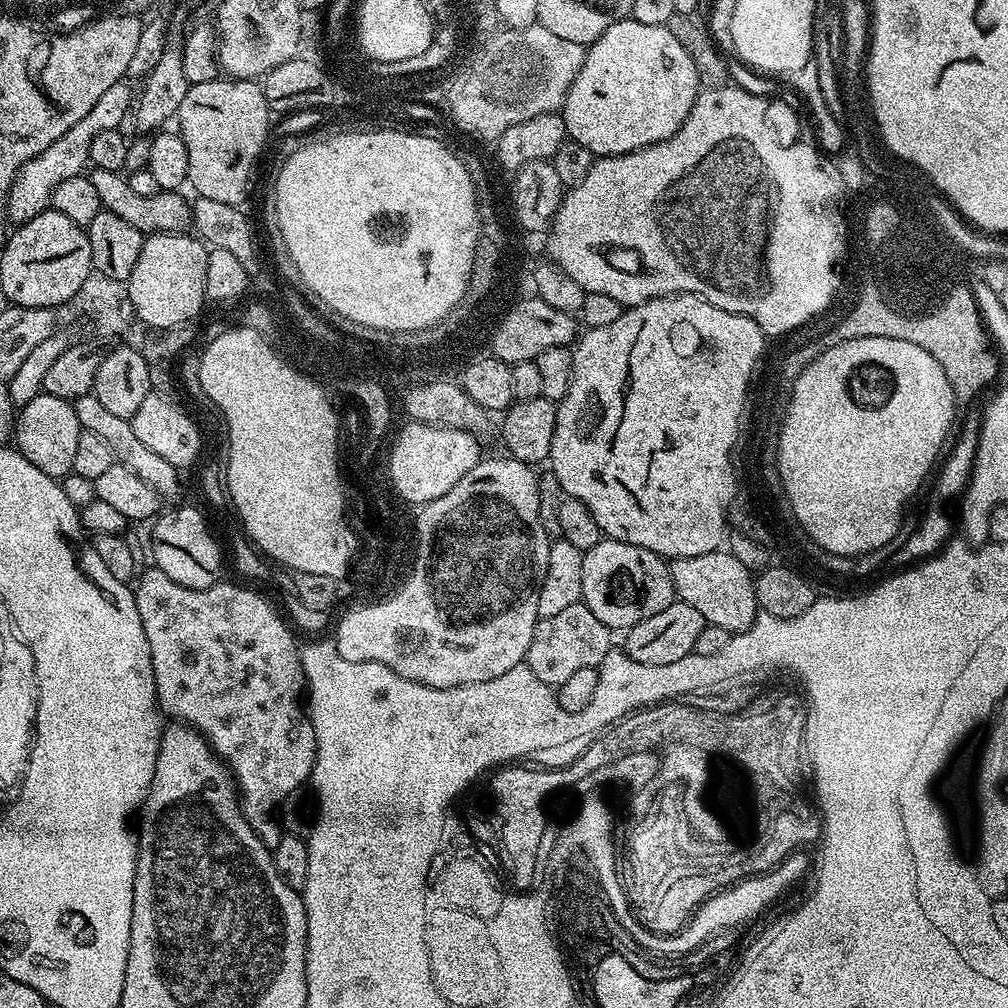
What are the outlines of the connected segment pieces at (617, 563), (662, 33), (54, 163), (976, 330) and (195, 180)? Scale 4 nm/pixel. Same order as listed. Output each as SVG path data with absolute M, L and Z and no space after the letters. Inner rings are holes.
M601 538L598 546L584 553L582 566L582 603L606 627L627 630L650 618L658 610L666 610L674 602L672 573L666 570L663 556L632 548L626 542Z
M625 18L614 22L593 44L587 45L582 70L578 70L564 99L564 130L567 139L578 142L578 146L586 146L593 157L630 154L675 134L682 122L686 122L701 91L690 54L682 50L682 42L674 38L668 27L662 24L646 26L646 22Z
M128 82L110 86L110 90L106 90L106 94L102 94L102 98L98 98L98 103L88 111L86 118L82 118L82 122L74 122L74 126L70 126L70 130L66 130L66 134L62 134L62 138L58 138L54 146L46 146L42 154L30 158L30 162L23 164L16 172L14 182L8 191L7 219L12 219L13 225L19 226L34 218L39 212L49 211L52 194L58 182L79 176L89 167L88 155L90 142L94 142L94 134L102 130L120 128L123 125L124 115L127 112L129 115L133 104L134 92L132 96L132 88Z
M944 308L944 312L928 316L928 320L884 320L884 324L876 324L876 332L888 332L886 338L904 336L902 342L922 346L942 366L960 406L970 403L987 384L991 385L998 371L998 352L977 308L956 308L956 312Z
M217 78L210 82L189 84L186 98L182 98L182 106L177 110L174 120L182 142L186 142L186 158L188 159L187 183L192 184L193 193L197 197L205 196L217 202L243 205L244 195L248 192L248 179L252 176L252 167L268 140L268 116L270 109L264 89L254 80L233 80Z

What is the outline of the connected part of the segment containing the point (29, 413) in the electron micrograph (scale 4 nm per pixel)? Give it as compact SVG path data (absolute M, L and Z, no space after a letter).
M42 391L18 410L14 420L14 444L42 476L64 478L64 475L72 472L81 431L75 403L71 400L54 398L49 392Z

